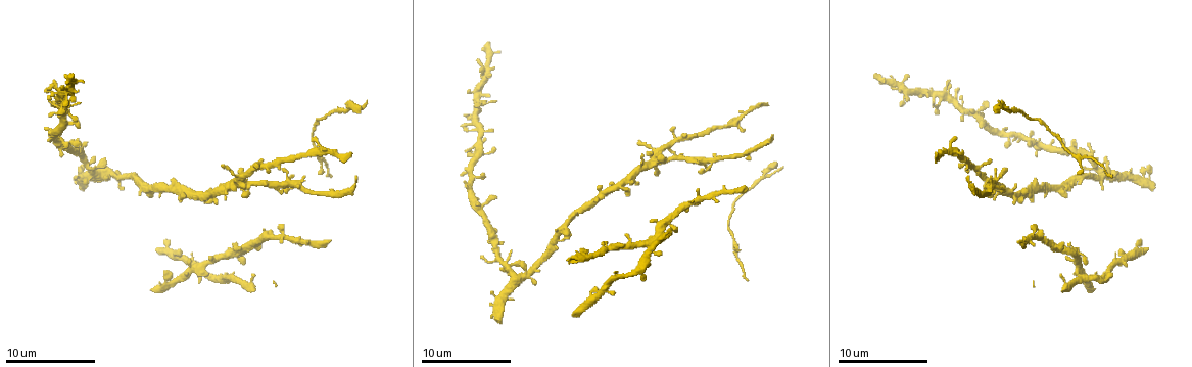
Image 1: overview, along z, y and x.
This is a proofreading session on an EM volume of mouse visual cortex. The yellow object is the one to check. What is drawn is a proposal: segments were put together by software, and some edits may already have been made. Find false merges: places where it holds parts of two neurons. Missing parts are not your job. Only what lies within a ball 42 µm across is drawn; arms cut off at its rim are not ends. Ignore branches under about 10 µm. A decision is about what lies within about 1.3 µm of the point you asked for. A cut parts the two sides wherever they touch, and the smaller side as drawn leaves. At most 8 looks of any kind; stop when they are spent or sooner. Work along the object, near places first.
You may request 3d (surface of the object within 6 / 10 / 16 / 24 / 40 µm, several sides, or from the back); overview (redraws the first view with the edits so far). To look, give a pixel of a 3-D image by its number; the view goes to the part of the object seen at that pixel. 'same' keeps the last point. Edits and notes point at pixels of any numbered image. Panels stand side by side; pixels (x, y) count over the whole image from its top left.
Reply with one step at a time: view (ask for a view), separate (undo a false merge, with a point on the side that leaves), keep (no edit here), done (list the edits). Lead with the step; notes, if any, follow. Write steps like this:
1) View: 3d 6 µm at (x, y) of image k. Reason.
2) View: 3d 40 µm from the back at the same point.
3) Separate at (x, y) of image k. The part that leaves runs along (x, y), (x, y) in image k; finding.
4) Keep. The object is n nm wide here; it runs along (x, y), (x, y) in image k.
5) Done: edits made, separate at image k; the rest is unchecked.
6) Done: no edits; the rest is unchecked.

View: 3d 10 µm at (1029, 195) of image 1.

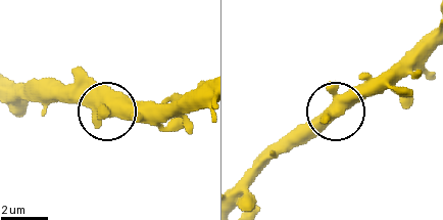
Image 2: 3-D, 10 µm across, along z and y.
Keep. One neuron here.

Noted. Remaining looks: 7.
View: 3d 6 µm at (986, 178) of image 1. Side arm on a straight run.

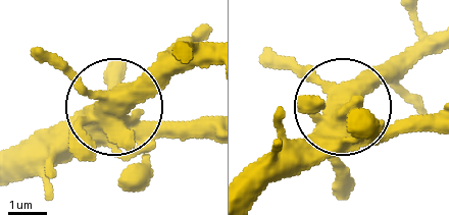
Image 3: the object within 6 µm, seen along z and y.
View: 3d 6 µm from the back at (122, 117) of image 3.

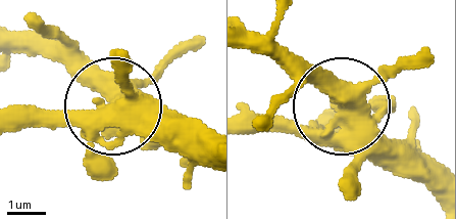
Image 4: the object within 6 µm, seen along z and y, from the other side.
Keep. It runs along (436, 196), (348, 118), (244, 128) in image 4; continuous, no second neuron.

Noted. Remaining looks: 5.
View: 3d 10 µm at (710, 163) of image 1. Small branch off a trunk.

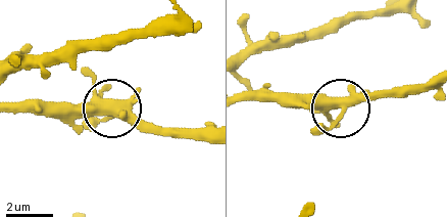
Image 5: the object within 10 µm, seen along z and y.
View: 3d 10 µm from the back at (115, 114) of image 5.

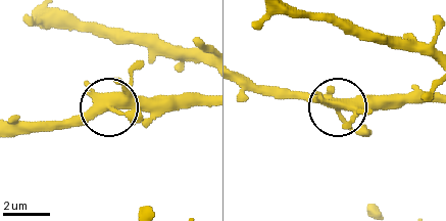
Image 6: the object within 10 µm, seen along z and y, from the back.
Keep. The object is 370 nm wide here; one neuron here.

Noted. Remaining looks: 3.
View: 3d 10 µm at (521, 275) of image 1.

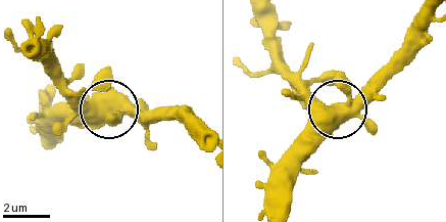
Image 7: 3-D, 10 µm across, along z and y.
Keep. The object is 510 nm wide here; one neuron here.

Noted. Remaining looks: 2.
Done: no edits; the rest is unchecked.

